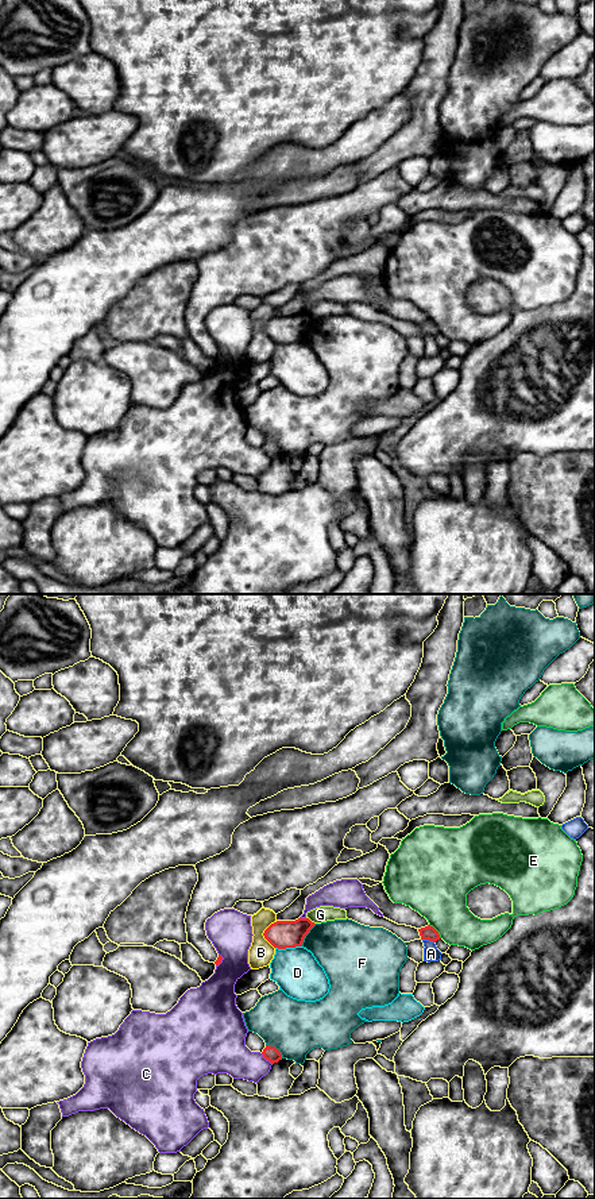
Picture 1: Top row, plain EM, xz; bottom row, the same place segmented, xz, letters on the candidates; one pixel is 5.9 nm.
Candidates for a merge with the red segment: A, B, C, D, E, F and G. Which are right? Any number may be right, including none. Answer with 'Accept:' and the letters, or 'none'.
Accept: none

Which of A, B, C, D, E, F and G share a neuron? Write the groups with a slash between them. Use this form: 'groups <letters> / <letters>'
groups A / B / C / D / E / F / G

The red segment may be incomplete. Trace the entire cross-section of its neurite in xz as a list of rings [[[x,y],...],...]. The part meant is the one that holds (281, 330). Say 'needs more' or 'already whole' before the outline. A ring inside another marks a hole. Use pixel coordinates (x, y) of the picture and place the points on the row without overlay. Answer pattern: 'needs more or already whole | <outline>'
already whole | [[[309,313],[277,316],[264,325],[263,331],[278,344],[302,342],[305,331],[314,320]]]

